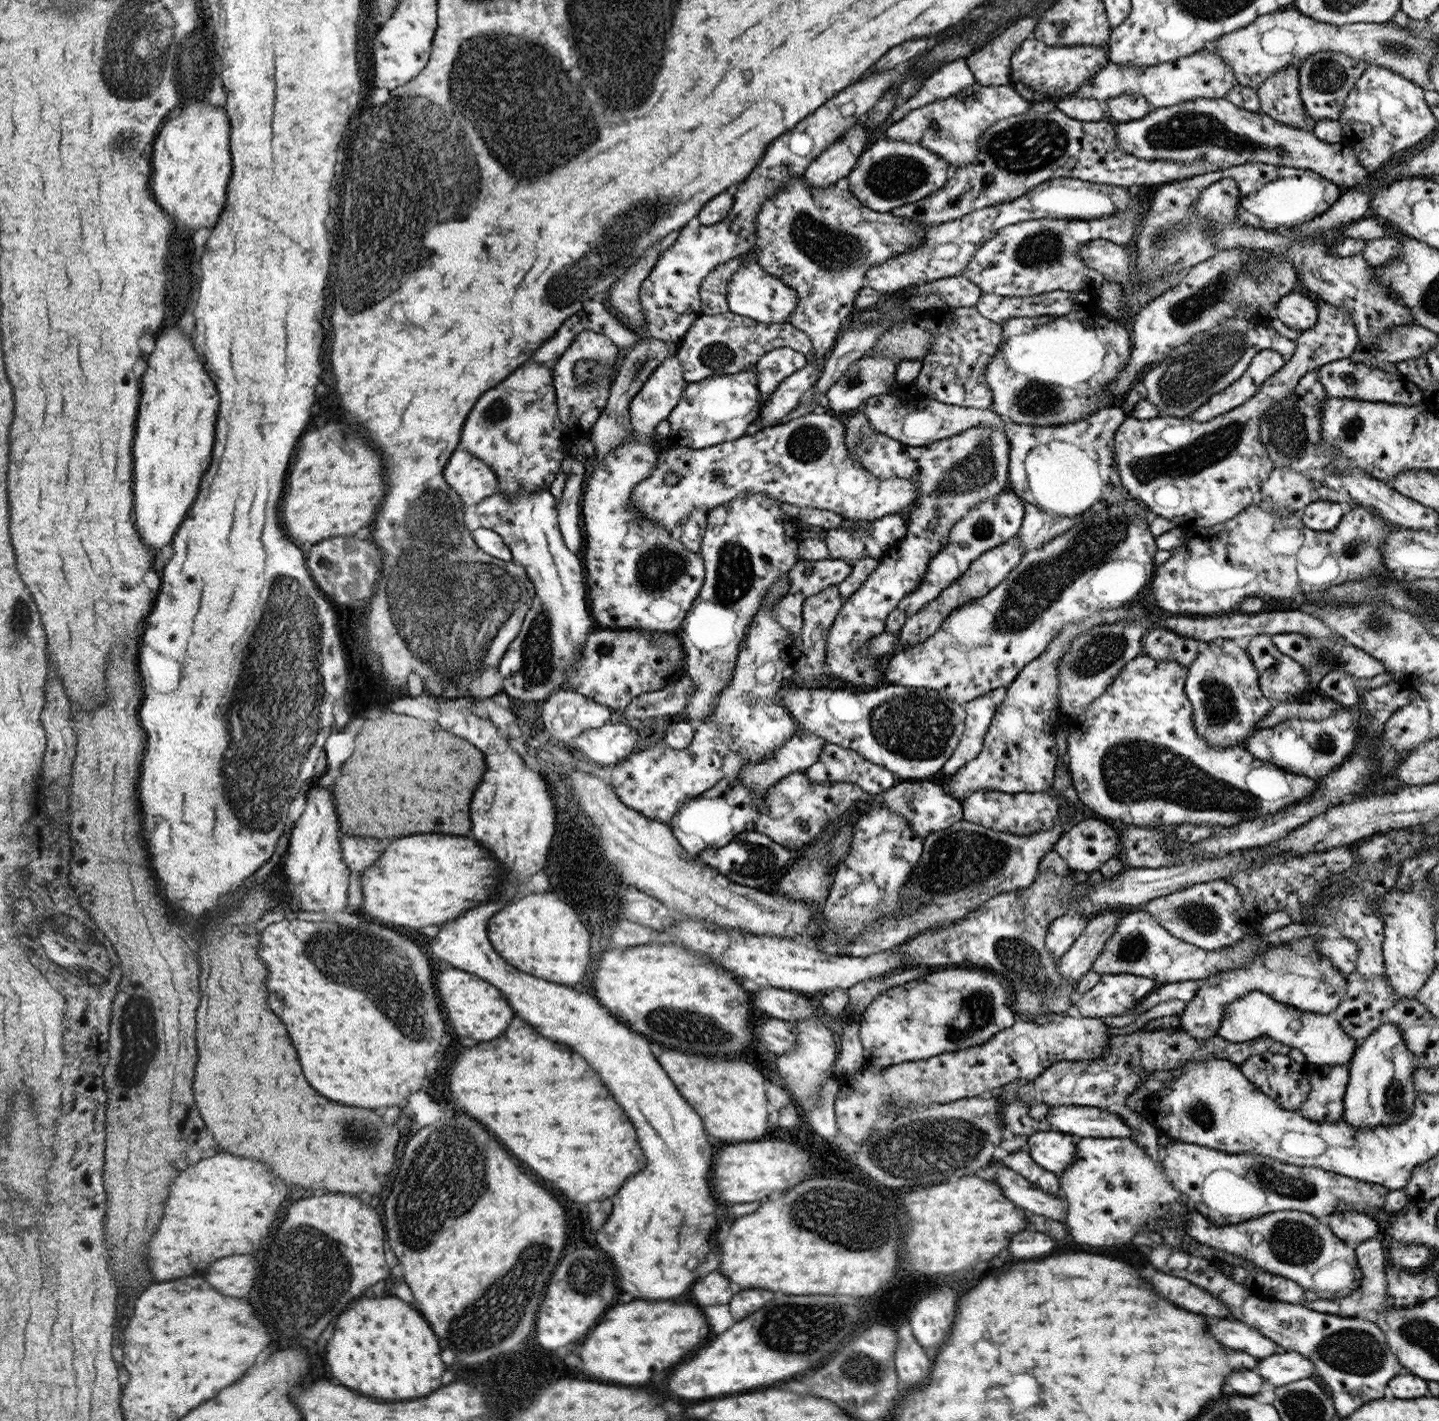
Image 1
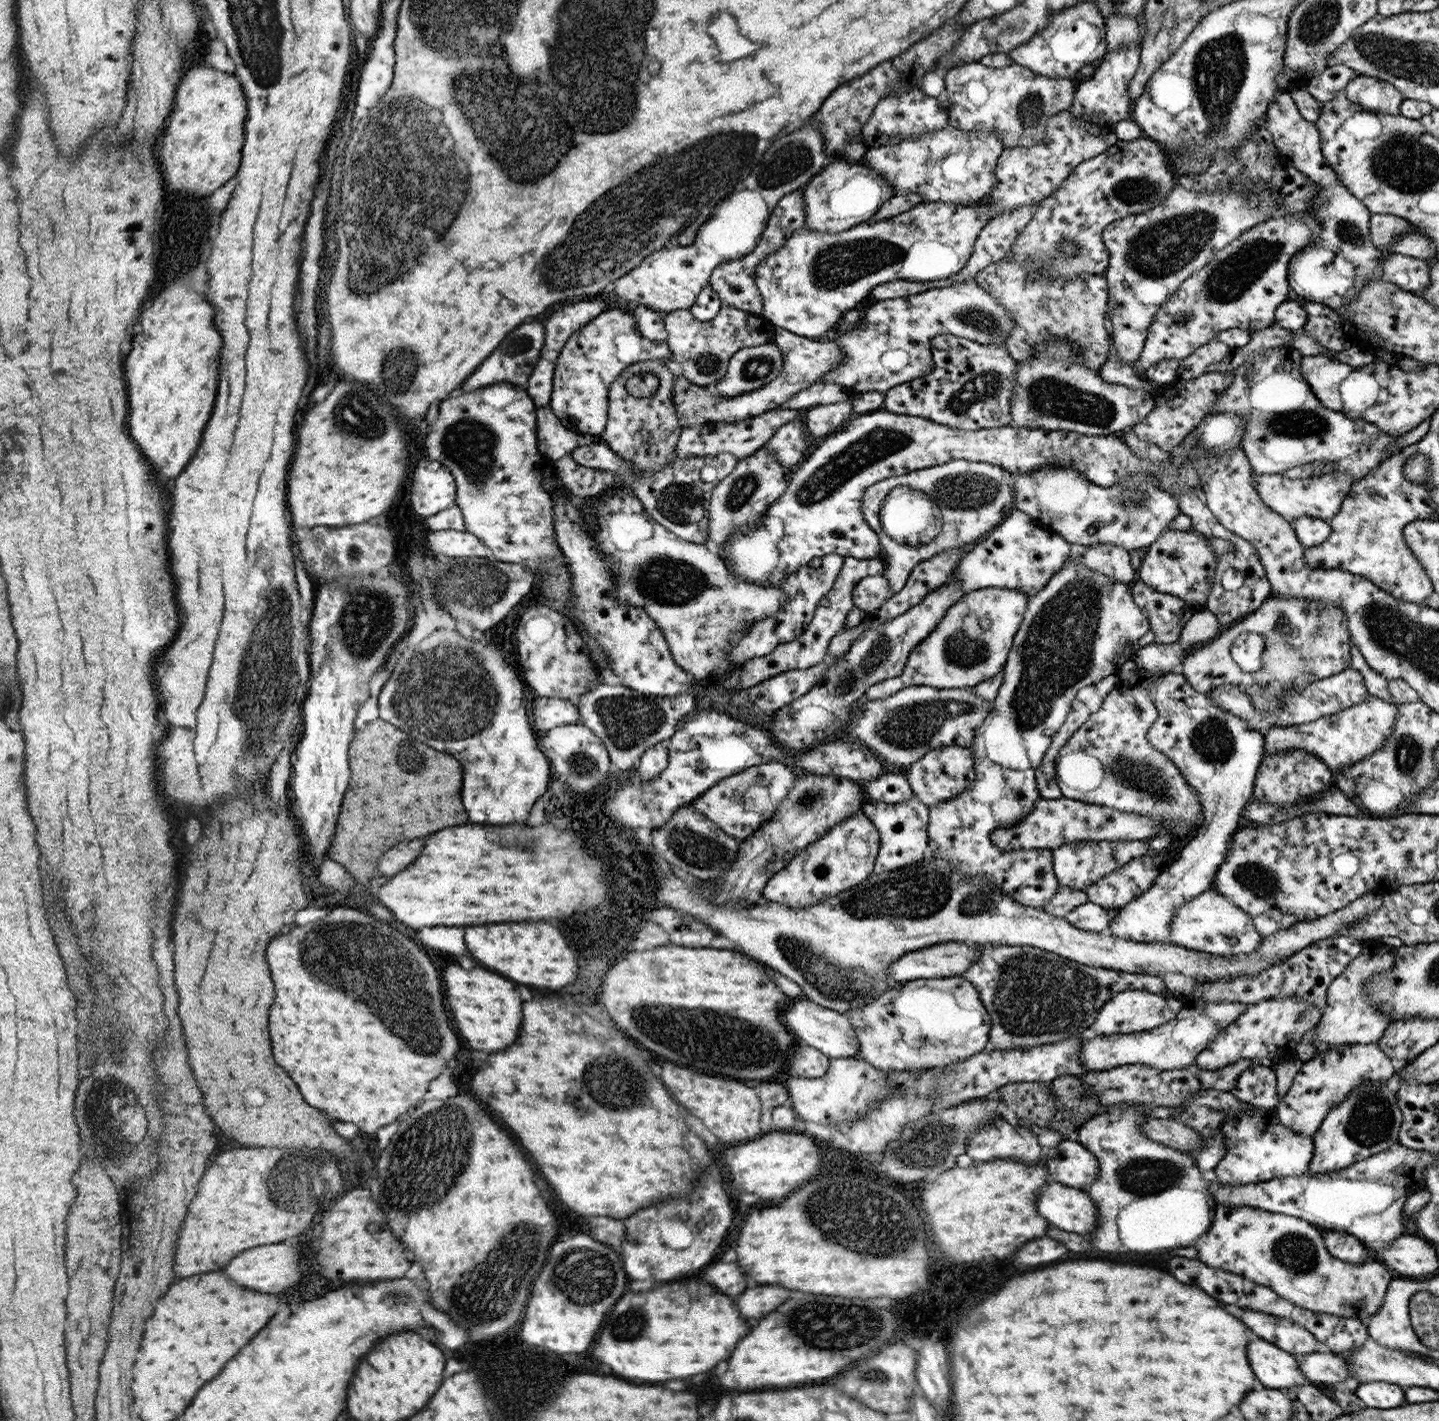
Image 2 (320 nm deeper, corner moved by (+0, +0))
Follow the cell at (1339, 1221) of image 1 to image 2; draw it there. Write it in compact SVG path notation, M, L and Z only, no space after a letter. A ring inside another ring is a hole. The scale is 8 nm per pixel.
M1323 1230L1323 1237L1329 1253L1338 1260L1360 1263L1370 1259L1366 1244L1351 1234Z

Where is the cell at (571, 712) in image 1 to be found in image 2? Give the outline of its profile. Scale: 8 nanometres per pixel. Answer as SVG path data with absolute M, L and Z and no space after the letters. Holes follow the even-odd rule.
M536 696L534 704L534 726L541 734L551 728L580 723L575 701Z

